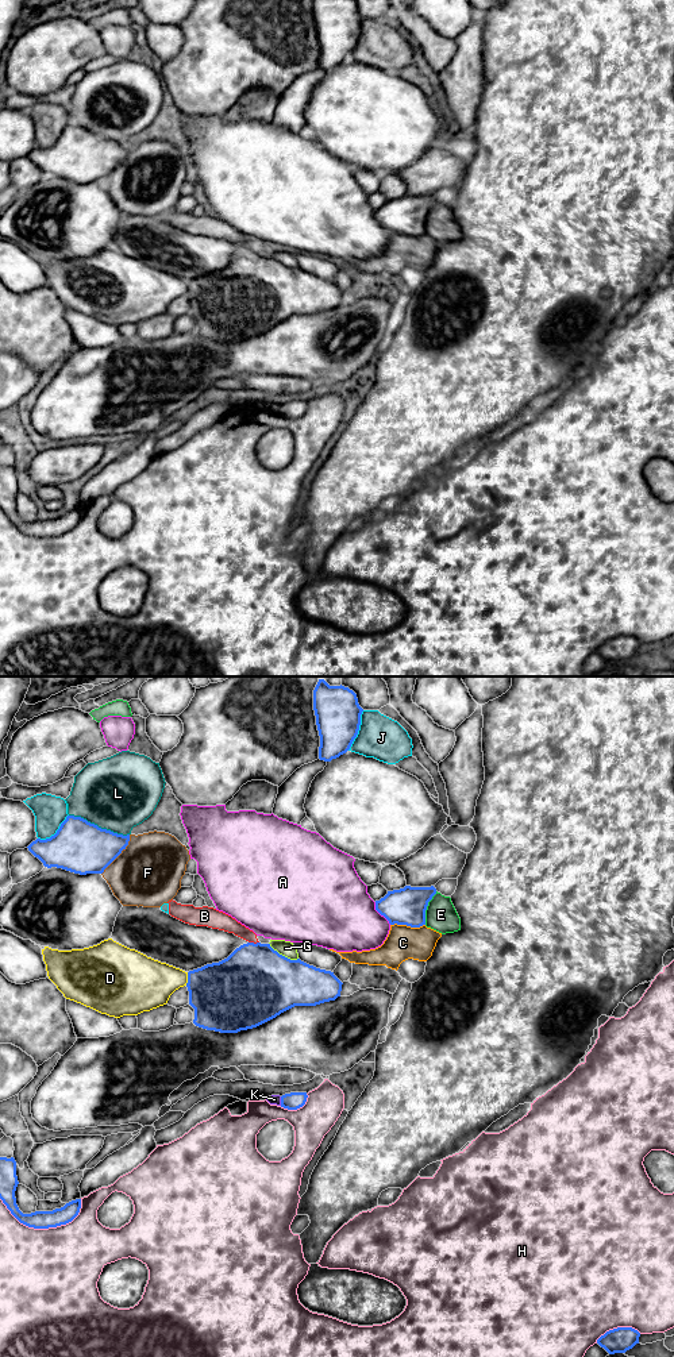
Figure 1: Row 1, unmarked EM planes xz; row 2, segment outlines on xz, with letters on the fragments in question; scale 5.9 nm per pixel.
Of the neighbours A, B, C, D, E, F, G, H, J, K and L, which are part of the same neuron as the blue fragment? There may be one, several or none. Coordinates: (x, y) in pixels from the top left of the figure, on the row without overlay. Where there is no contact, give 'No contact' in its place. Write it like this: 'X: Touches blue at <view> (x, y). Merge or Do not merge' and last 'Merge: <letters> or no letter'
A: Touches blue at xz (380, 222). Do not merge
B: Touches blue at xz (253, 251). Do not merge
C: Touches blue at xz (408, 234). Do not merge
D: Touches blue at xz (188, 288). Do not merge
E: Touches blue at xz (426, 216). Do not merge
F: Touches blue at xz (119, 162). Do not merge
G: Touches blue at xz (281, 263). Do not merge
H: Touches blue at xz (41, 536). Do not merge
J: Touches blue at xz (358, 38). Do not merge
K: Touches blue at xz (281, 409). Do not merge
L: Touches blue at xz (97, 135). Do not merge
Merge: no letter

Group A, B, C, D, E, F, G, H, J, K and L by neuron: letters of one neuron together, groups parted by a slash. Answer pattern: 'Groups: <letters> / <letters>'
Groups: A / B C J / D / E / F / G / H / K / L

